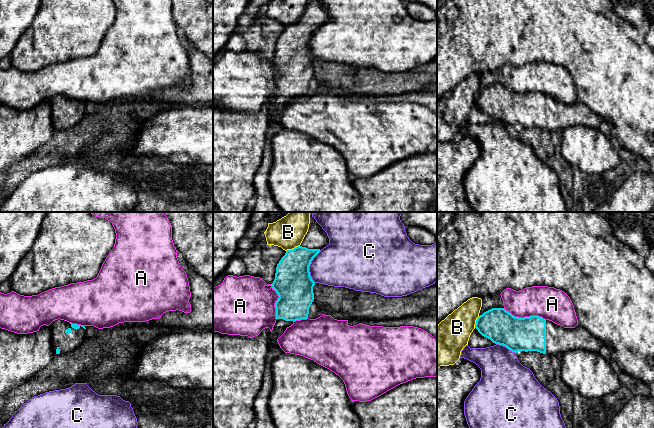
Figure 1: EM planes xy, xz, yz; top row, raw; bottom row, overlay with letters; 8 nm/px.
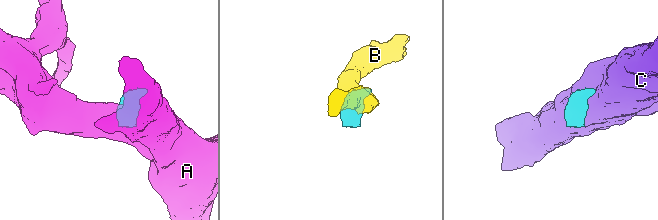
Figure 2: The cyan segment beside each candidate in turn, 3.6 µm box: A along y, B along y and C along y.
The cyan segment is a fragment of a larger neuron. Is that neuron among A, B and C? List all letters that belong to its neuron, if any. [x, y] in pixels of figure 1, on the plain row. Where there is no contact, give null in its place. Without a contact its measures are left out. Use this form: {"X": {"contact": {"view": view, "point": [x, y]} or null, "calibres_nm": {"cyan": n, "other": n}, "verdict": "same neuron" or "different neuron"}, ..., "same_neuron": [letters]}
{"A": {"contact": {"view": "yz", "point": [524, 93]}, "calibres_nm": {"cyan": 280, "other": 260}, "verdict": "different neuron"}, "B": {"contact": {"view": "xz", "point": [292, 25]}, "calibres_nm": {"cyan": 280, "other": 200}, "verdict": "different neuron"}, "C": {"contact": {"view": "xz", "point": [309, 41]}, "calibres_nm": {"cyan": 300, "other": 360}, "verdict": "different neuron"}, "same_neuron": []}

